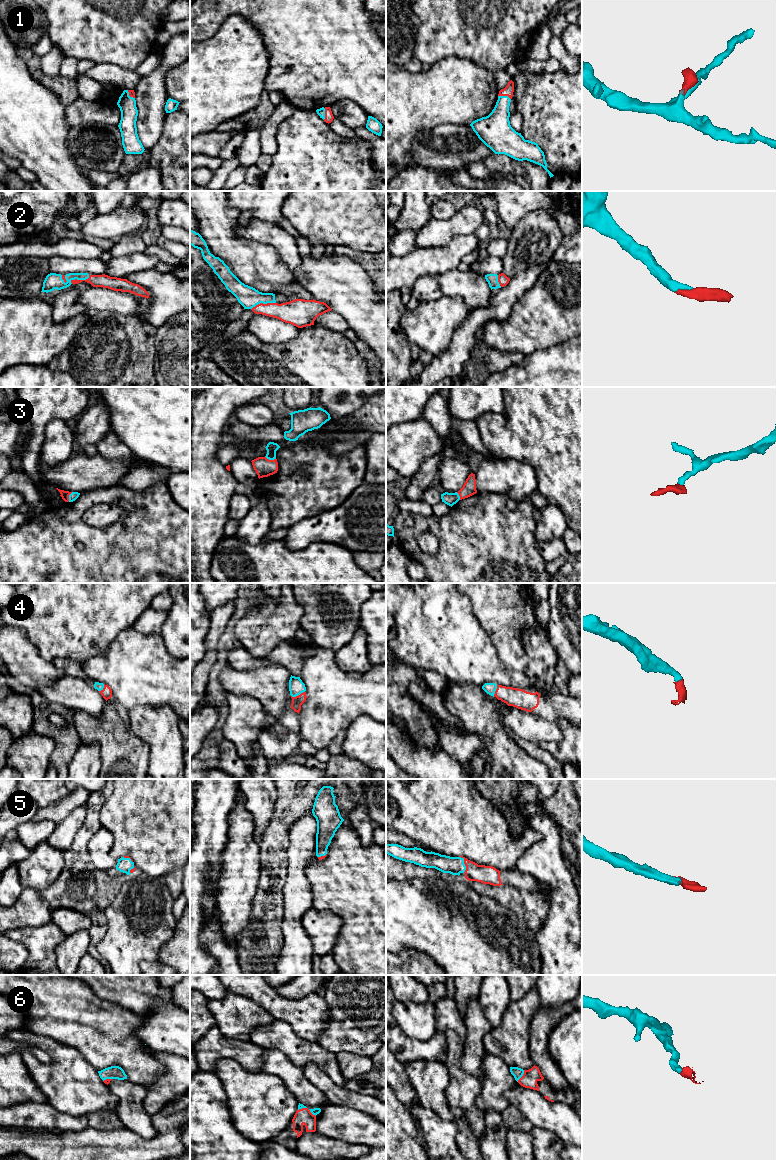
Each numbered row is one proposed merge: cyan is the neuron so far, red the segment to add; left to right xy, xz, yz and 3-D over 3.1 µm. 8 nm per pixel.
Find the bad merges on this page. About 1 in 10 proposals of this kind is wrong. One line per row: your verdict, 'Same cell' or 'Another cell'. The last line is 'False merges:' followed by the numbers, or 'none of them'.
1: Same cell
2: Same cell
3: Same cell
4: Same cell
5: Same cell
6: Same cell
False merges: none of them

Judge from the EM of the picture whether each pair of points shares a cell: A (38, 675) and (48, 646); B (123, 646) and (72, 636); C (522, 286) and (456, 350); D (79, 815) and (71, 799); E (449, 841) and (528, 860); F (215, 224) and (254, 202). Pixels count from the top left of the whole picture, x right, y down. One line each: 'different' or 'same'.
A: different
B: different
C: same
D: different
E: different
F: different

